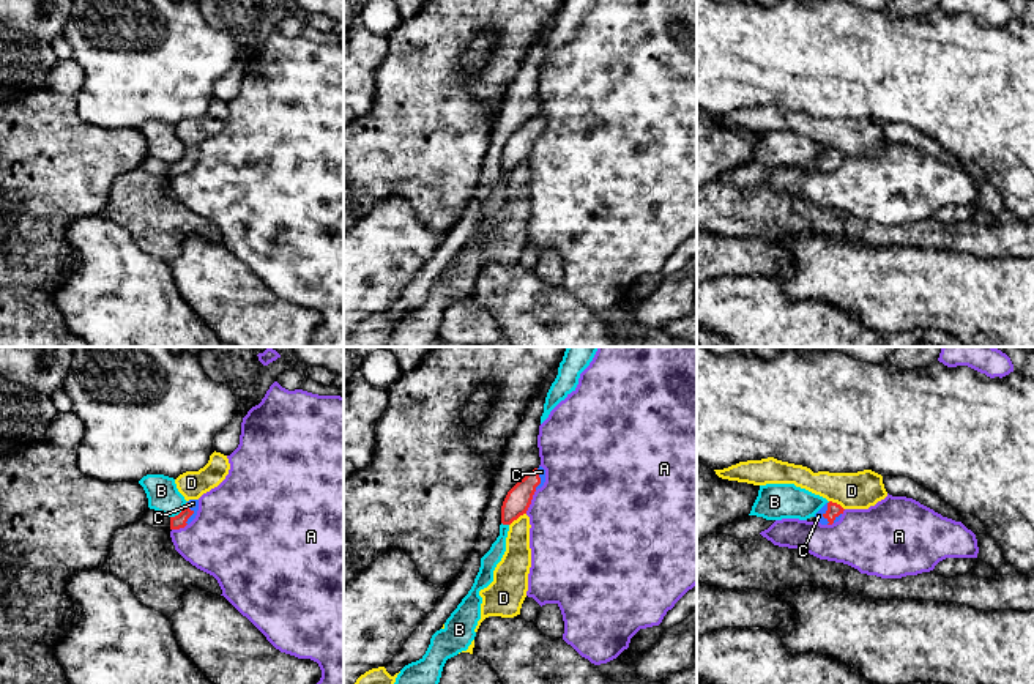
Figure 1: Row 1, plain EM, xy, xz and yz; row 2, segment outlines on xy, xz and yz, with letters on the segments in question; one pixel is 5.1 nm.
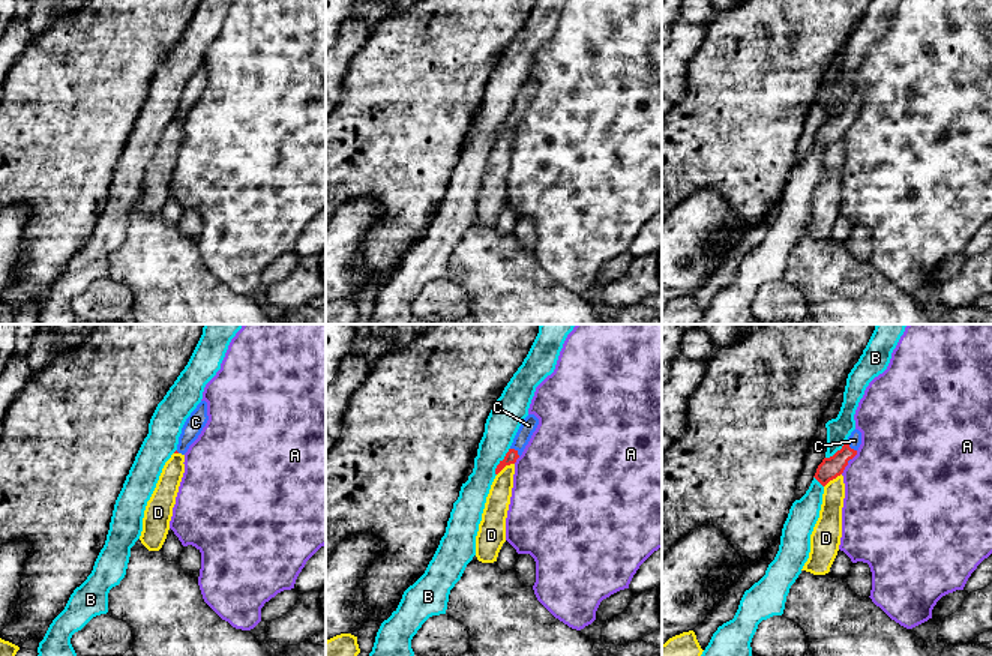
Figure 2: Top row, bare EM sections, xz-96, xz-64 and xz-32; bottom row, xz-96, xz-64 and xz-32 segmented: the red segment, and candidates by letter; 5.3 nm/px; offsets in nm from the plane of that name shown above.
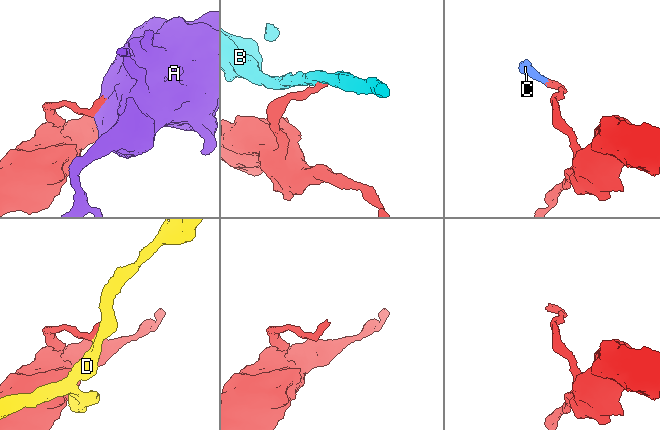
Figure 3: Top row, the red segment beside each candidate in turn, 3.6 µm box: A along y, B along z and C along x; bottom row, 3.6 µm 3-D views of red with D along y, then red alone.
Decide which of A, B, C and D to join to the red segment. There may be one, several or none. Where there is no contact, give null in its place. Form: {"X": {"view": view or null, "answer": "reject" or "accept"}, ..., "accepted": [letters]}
{"A": {"view": "xz", "answer": "reject"}, "B": {"view": "xy", "answer": "reject"}, "C": {"view": "yz", "answer": "accept"}, "D": {"view": "xz", "answer": "reject"}, "accepted": ["C"]}

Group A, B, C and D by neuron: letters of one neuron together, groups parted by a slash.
A / B / C / D

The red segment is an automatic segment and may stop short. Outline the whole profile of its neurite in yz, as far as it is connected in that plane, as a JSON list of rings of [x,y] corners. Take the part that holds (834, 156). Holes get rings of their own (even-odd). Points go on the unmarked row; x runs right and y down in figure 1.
[[[829,148],[815,161],[815,167],[821,172],[832,172],[840,167],[843,158],[840,151]]]

